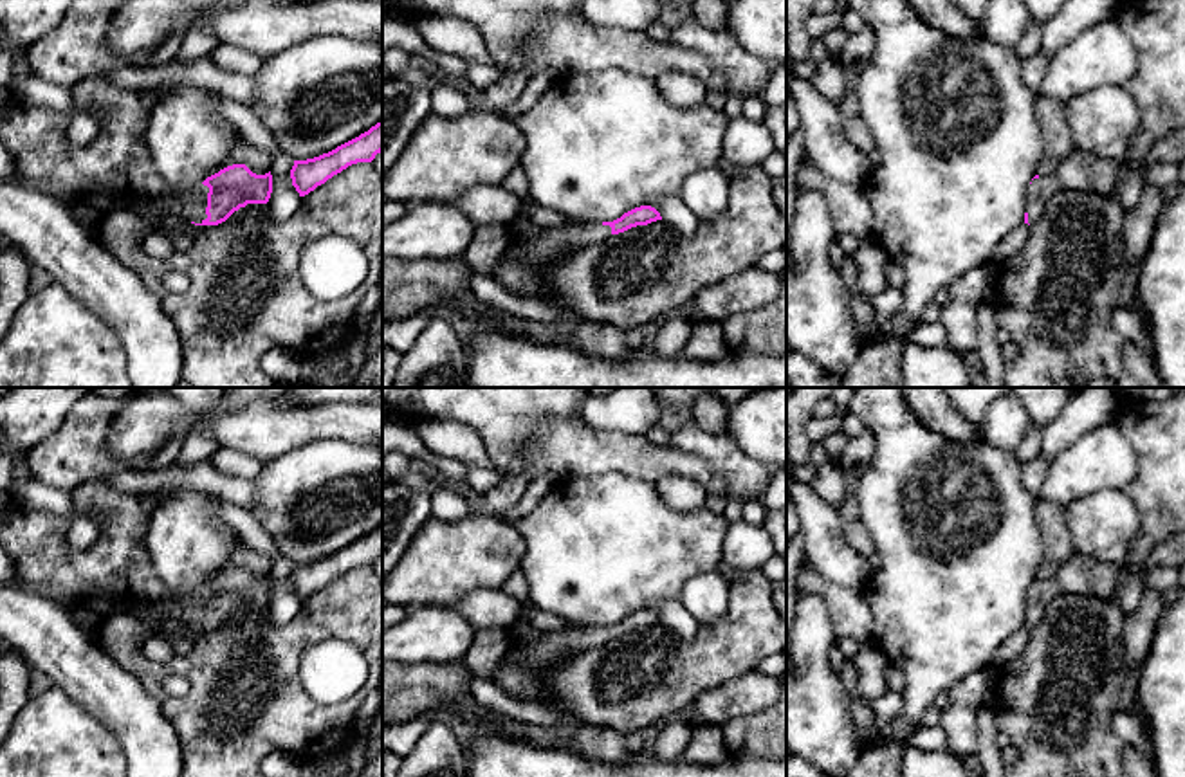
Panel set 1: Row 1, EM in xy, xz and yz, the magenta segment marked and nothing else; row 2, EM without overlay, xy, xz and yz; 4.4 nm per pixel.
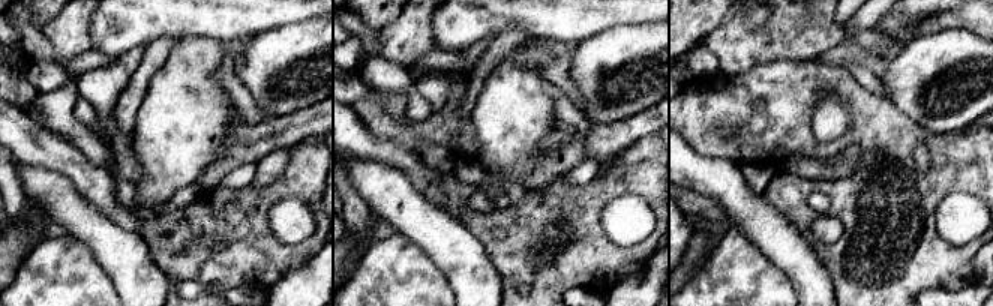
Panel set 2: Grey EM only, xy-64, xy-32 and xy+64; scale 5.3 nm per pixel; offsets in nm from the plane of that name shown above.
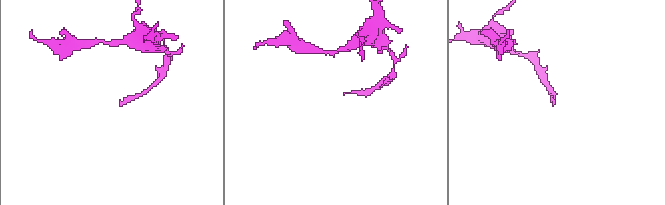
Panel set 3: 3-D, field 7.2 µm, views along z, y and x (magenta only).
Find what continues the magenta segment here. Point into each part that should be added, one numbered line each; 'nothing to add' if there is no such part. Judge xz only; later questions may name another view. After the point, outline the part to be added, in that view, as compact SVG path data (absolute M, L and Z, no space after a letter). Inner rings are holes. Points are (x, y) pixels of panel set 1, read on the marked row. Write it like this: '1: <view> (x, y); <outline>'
1: xz (552, 244); M570 224L548 227L527 245L525 258L528 260L530 267L545 270L561 258L601 242L610 234L611 227L602 224Z

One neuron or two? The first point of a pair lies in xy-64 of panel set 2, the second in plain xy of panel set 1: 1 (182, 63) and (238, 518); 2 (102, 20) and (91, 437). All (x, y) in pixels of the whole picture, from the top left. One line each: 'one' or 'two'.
1: two
2: two

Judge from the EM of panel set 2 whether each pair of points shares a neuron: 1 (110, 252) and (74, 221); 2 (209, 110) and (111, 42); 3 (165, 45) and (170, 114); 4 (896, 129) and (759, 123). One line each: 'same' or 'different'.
1: same
2: different
3: different
4: same

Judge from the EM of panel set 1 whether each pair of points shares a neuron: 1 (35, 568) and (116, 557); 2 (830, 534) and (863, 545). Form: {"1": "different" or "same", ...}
{"1": "same", "2": "different"}

